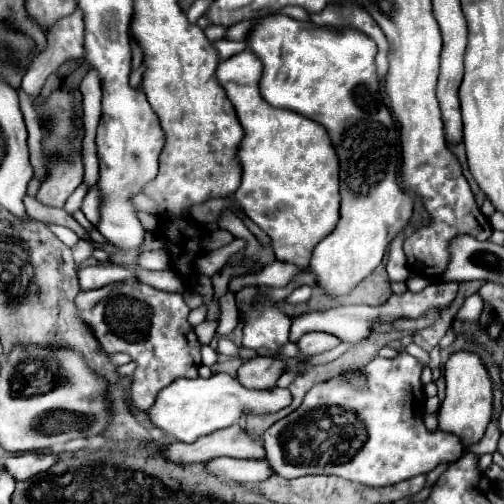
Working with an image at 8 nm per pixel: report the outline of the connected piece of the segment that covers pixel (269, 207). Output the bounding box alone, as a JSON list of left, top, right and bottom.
[216,51,340,267]

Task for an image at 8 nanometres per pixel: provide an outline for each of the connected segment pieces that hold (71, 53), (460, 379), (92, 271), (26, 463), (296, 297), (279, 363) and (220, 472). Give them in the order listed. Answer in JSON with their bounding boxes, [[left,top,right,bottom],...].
[[22,8,84,97],[438,351,492,447],[78,263,136,291],[4,453,58,481],[286,285,314,303],[238,357,286,389],[206,459,274,483]]

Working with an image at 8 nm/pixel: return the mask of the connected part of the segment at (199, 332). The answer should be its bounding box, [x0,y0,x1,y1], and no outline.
[195,321,218,344]

